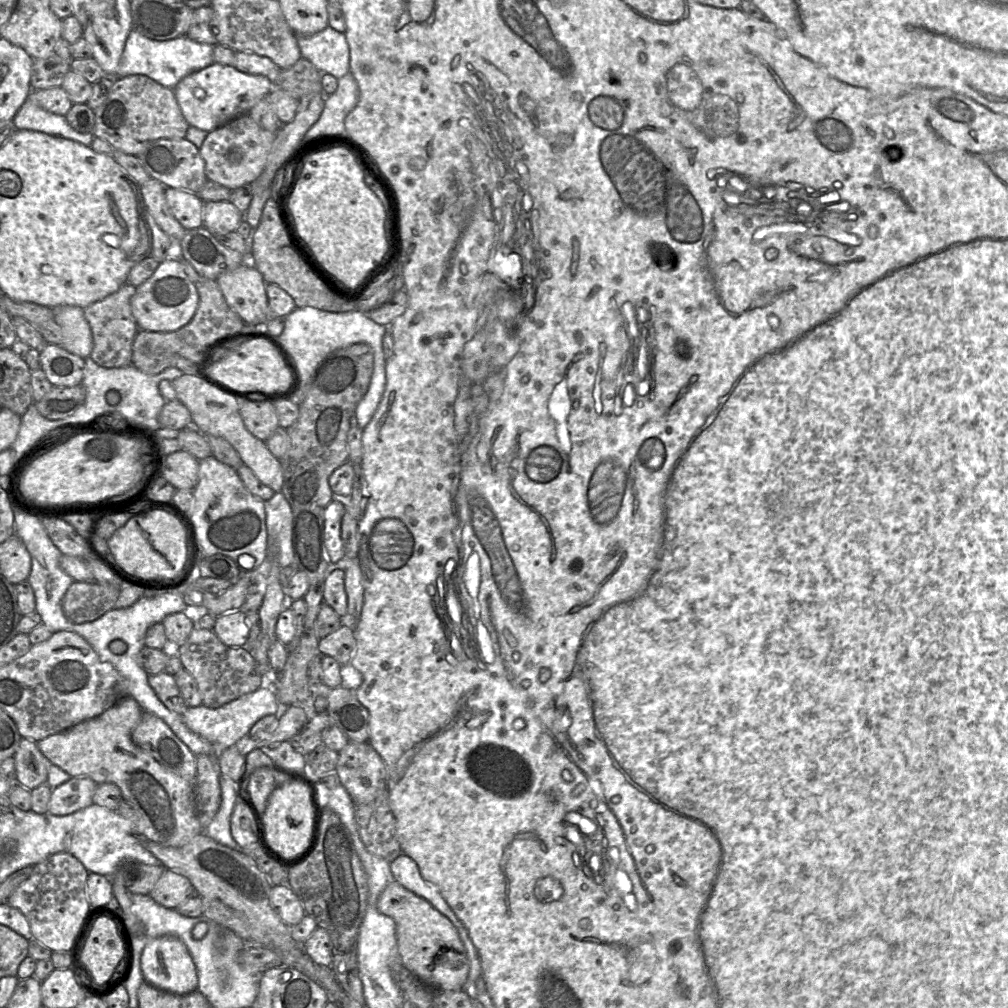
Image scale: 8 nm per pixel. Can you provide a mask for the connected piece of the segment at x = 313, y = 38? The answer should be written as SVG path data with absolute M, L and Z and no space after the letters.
M328 25L313 35L296 34L302 57L322 73L339 78L350 72L350 50L345 33Z

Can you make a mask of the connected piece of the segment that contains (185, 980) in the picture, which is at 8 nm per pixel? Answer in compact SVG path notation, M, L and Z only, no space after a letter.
M161 936L143 949L140 965L150 988L163 991L196 991L198 975L186 945L177 937Z

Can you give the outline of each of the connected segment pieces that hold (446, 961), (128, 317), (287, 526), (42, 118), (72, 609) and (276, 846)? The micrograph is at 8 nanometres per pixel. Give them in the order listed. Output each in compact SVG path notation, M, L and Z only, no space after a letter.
M396 880L381 893L376 907L380 913L394 920L398 953L409 971L430 987L462 990L469 973L469 960L457 929L446 916Z
M125 283L115 293L84 308L84 315L93 337L90 357L102 367L119 368L132 365L132 344L139 330L131 310L131 298L136 288Z
M281 492L265 502L266 529L269 555L275 557L281 568L294 562L293 514L290 504Z
M29 98L26 99L13 119L17 130L43 132L74 140L91 147L93 133L80 133L74 130L63 115L44 110Z
M74 581L62 598L65 617L75 624L92 622L115 608L121 587Z
M287 780L271 793L262 816L266 839L270 846L284 860L288 862L298 860L309 846L315 818L307 786Z

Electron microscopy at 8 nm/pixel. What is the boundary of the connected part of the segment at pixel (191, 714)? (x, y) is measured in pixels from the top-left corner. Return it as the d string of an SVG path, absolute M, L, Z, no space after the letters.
M262 686L219 708L213 709L203 705L188 708L182 719L192 732L212 744L215 749L225 750L245 738L258 720L268 715L275 715L277 710L278 699L275 691L271 686Z

